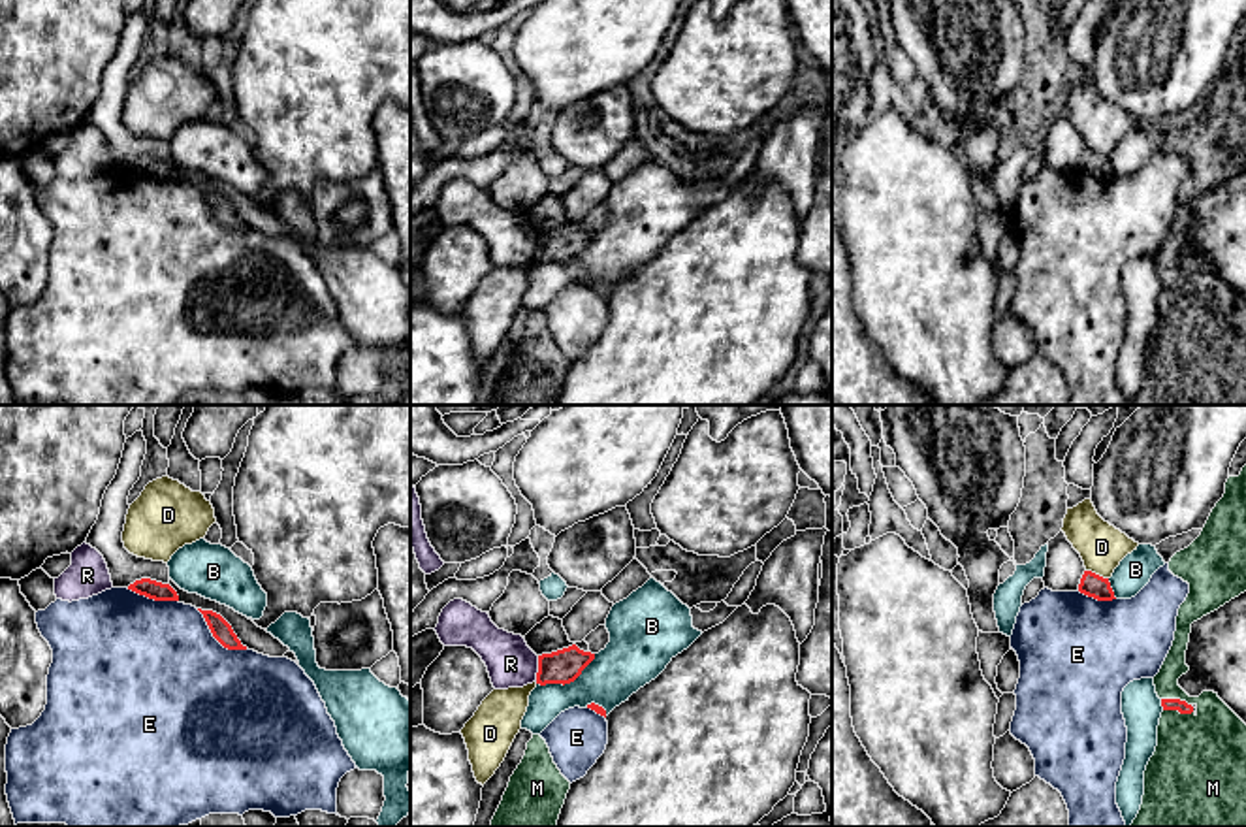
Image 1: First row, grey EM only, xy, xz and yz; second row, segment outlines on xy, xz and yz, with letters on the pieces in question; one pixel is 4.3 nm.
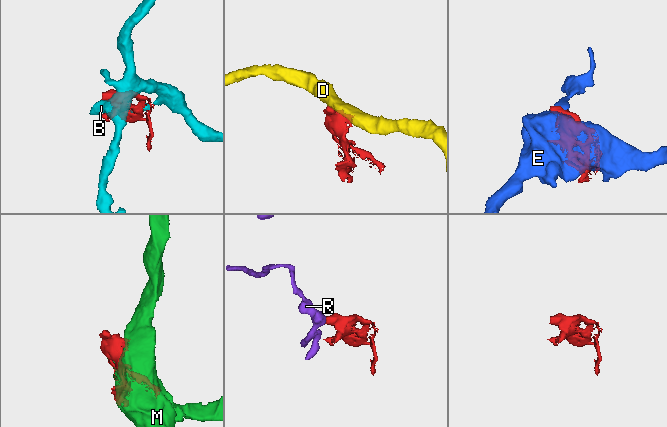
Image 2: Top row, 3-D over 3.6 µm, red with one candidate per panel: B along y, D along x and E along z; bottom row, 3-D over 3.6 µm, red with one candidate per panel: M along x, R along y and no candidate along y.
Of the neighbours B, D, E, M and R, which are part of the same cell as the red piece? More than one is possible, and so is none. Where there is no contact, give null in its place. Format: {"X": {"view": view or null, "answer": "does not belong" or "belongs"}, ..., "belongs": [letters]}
{"B": {"view": "xz", "answer": "does not belong"}, "D": {"view": "yz", "answer": "does not belong"}, "E": {"view": "xy", "answer": "does not belong"}, "M": {"view": "yz", "answer": "belongs"}, "R": {"view": "xz", "answer": "does not belong"}, "belongs": ["M"]}

